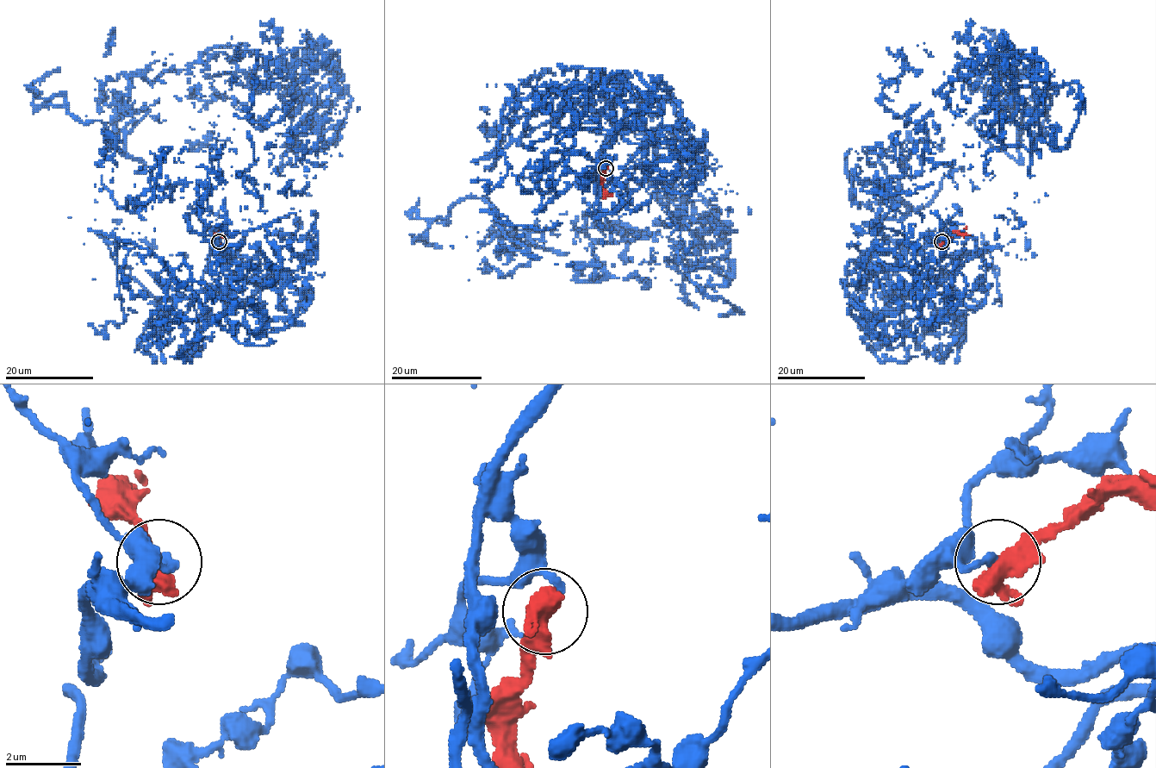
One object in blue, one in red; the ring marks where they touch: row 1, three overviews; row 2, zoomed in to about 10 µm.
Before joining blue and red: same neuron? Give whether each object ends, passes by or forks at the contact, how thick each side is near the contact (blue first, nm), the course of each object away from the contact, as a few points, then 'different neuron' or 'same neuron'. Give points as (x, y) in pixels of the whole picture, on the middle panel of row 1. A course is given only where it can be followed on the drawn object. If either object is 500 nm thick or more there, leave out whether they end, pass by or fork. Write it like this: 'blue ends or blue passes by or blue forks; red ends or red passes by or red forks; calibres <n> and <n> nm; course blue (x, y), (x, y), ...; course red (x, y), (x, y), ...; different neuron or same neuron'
calibres 170 and 500 nm; course blue (605, 168), (649, 109), (701, 244), (538, 221), (525, 252), (463, 198), (442, 246); course red (605, 168), (602, 186), (612, 195); different neuron

